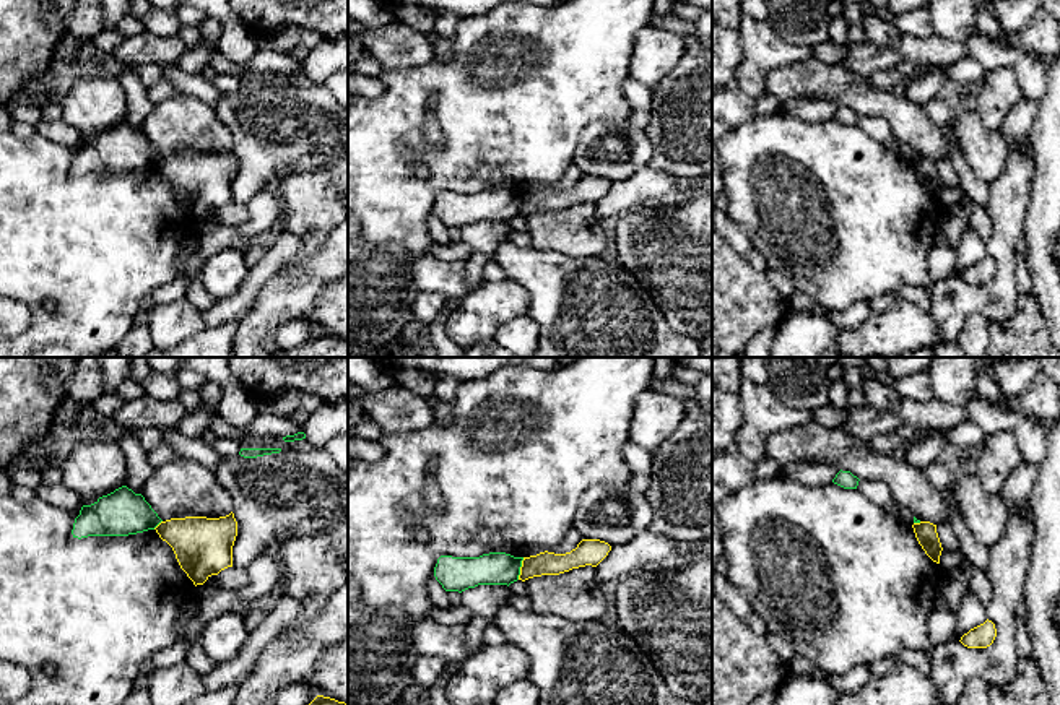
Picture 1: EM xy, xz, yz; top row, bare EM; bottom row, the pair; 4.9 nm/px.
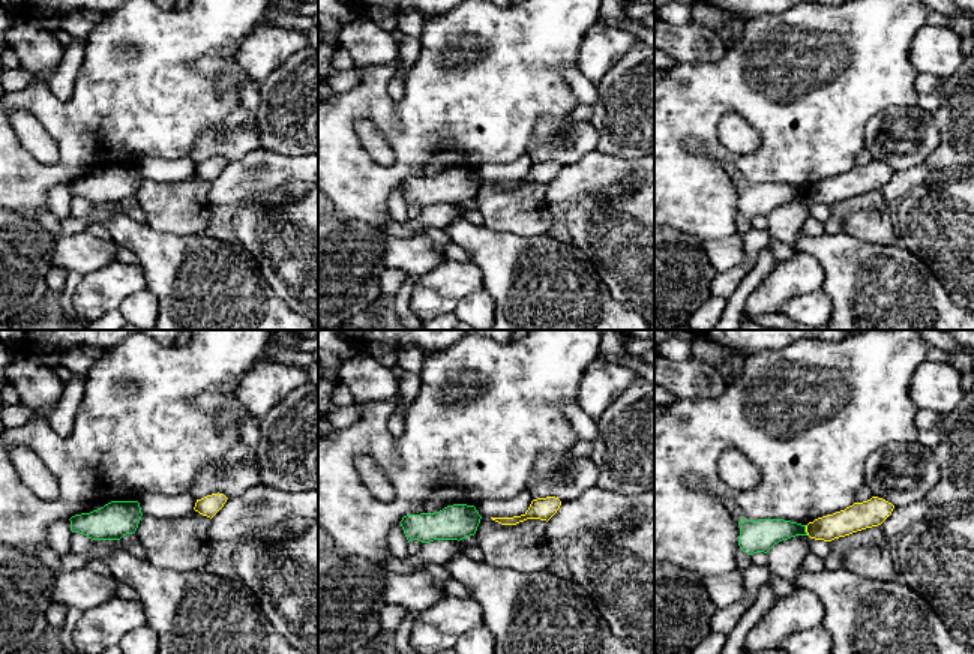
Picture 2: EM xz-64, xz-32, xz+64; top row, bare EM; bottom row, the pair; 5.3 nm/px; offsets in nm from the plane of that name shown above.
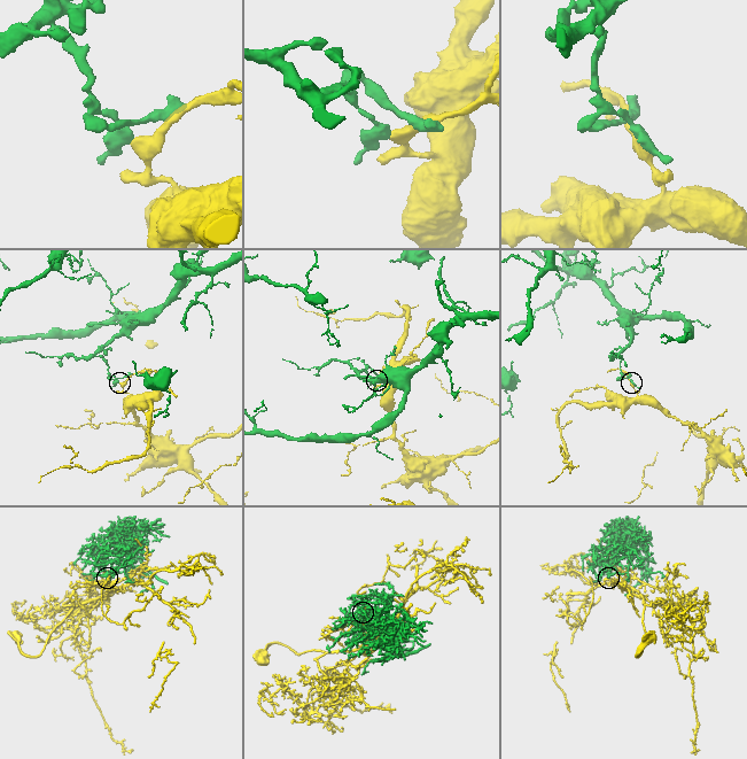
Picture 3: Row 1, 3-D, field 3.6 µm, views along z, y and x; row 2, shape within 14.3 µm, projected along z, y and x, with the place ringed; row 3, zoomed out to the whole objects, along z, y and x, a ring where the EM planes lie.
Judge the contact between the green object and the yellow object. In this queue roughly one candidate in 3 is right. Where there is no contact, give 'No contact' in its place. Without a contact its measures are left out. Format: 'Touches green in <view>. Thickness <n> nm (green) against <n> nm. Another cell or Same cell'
Touches green in xz. Thickness 160 nm (green) against 110 nm. Another cell

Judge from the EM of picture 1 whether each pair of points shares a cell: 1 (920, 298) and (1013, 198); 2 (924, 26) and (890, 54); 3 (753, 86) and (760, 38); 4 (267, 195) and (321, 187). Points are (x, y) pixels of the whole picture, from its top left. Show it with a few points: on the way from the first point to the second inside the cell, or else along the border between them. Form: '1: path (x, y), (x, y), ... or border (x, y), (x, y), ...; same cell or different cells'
1: border (929, 289), (930, 311); different cells
2: border (901, 33), (914, 36), (934, 34); different cells
3: path (753, 75), (760, 49); same cell
4: border (270, 185), (280, 202), (280, 216); different cells

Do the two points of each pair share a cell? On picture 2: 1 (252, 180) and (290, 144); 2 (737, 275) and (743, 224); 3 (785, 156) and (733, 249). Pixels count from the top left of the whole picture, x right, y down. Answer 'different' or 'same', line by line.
1: different
2: different
3: different

